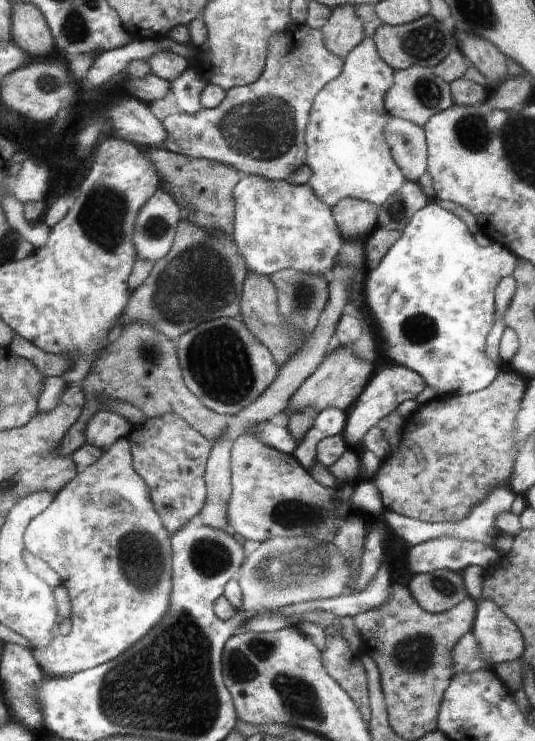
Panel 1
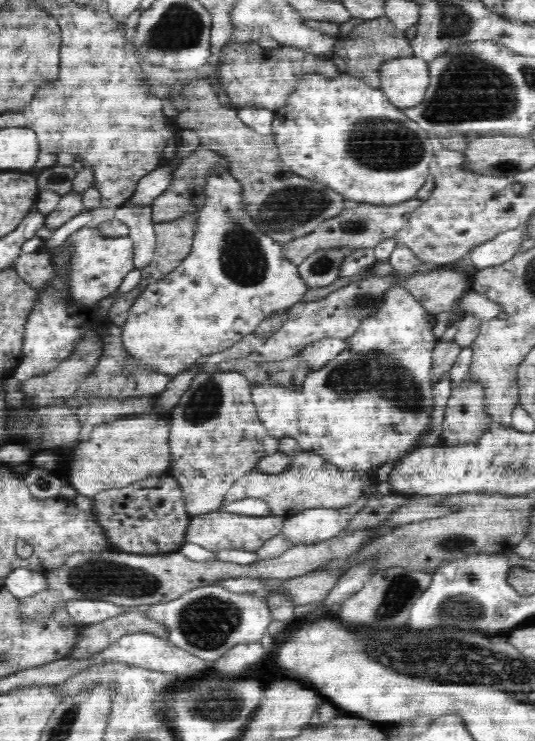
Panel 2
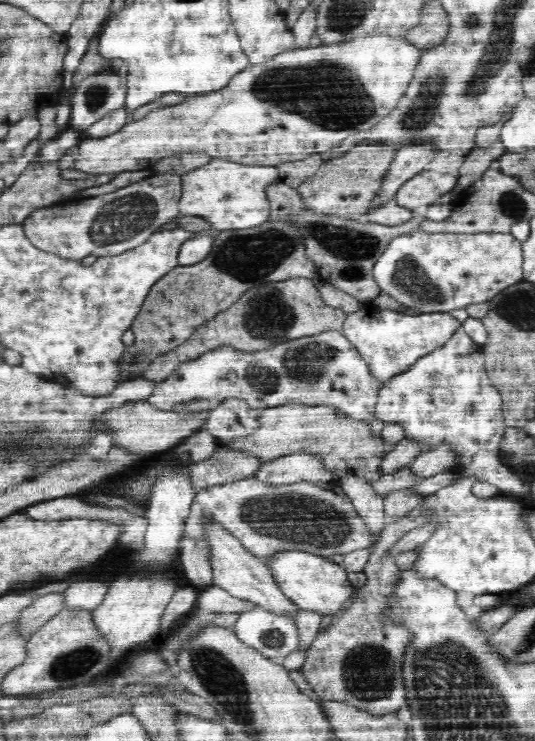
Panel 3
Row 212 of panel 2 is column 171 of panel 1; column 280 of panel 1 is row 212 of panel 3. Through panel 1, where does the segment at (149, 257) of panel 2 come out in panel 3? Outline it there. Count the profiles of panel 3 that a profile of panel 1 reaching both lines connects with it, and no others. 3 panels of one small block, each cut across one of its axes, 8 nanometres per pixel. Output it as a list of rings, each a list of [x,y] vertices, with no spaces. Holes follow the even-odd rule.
[[[152,174],[111,194],[40,208],[32,212],[22,226],[34,247],[66,260],[82,260],[90,255],[117,256],[144,244],[162,225],[178,218],[182,194],[180,175]]]

